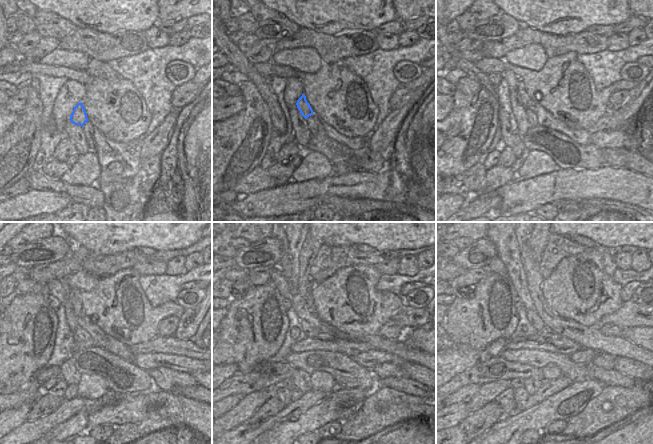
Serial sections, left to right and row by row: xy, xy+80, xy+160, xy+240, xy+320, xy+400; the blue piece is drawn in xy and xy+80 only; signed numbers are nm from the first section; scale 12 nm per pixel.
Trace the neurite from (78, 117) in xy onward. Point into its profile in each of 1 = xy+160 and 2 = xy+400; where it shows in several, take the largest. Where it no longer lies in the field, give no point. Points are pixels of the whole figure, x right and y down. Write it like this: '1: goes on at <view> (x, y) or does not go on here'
1: goes on at xy+160 (525, 99)
2: goes on at xy+400 (538, 242)

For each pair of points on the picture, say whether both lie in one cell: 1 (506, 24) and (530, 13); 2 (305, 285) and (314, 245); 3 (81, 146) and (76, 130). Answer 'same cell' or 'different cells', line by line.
1: different cells
2: same cell
3: same cell

